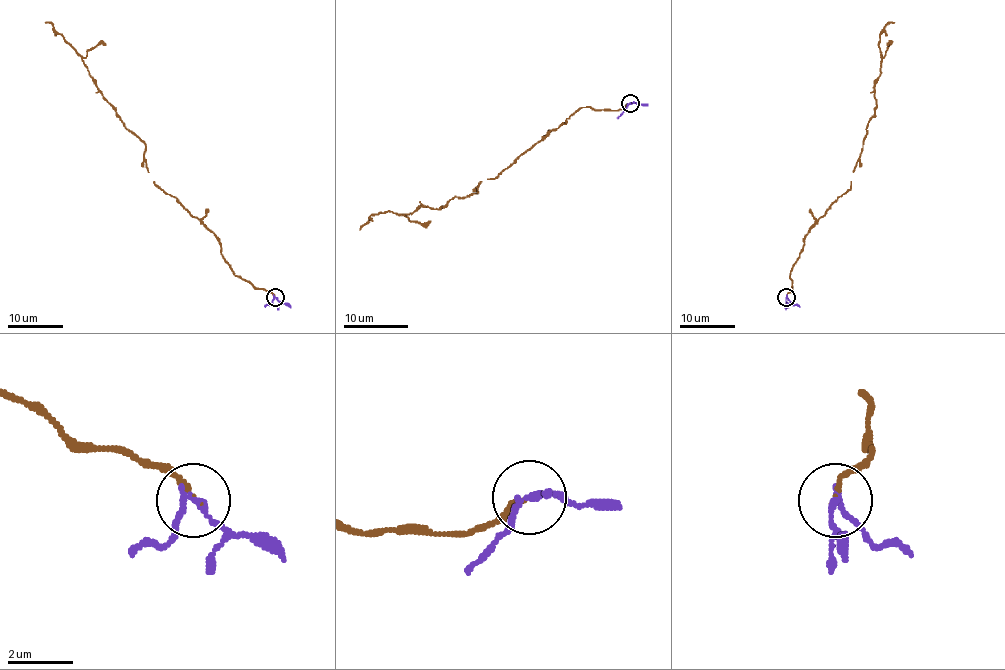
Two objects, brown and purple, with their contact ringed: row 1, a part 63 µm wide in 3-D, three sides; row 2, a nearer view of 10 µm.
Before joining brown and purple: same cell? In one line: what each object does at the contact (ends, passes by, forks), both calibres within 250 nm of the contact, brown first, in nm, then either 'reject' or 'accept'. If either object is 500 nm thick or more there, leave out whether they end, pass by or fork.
brown ends; purple passes by; calibres 130 and 180 nm; reject

